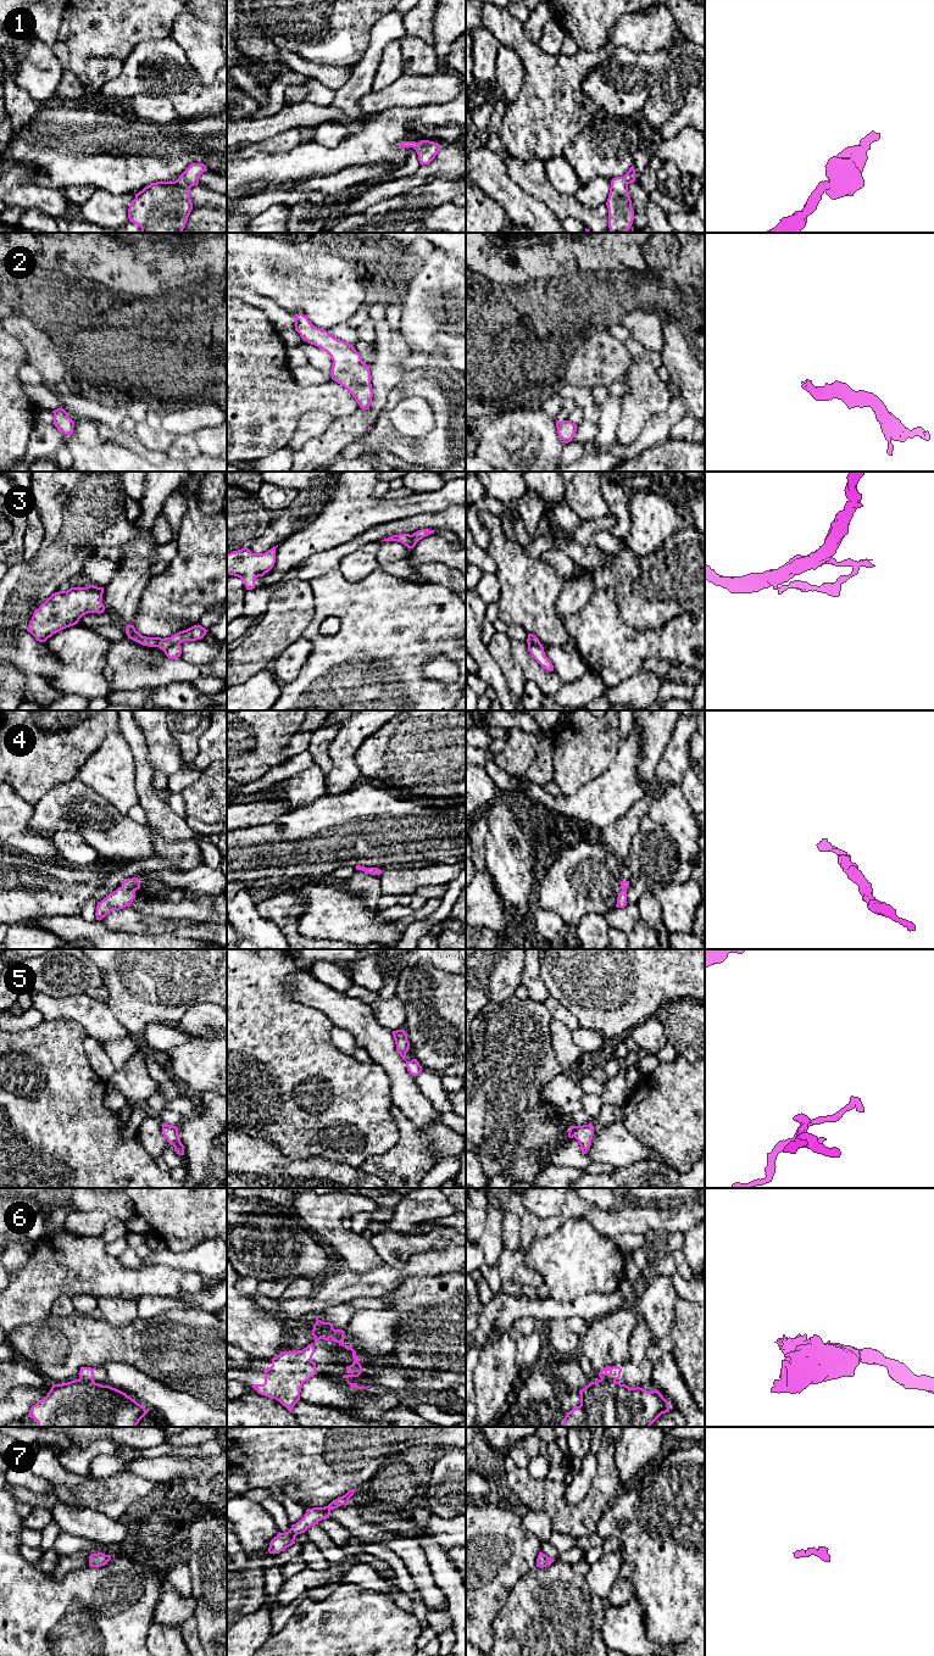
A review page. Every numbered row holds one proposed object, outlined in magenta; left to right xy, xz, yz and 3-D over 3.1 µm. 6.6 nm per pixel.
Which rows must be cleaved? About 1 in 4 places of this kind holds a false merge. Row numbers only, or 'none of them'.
3, 6

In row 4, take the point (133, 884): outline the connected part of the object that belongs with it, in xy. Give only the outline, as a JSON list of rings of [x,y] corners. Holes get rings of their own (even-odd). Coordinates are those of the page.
[[[132,877],[122,882],[122,886],[110,893],[96,905],[96,920],[101,920],[112,910],[130,907],[135,898],[135,891],[140,888],[138,877]]]

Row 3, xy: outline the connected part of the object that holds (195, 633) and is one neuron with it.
[[[128,624],[126,626],[126,634],[128,639],[149,647],[159,647],[165,651],[173,645],[180,645],[184,641],[196,641],[204,639],[209,630],[202,628],[201,625],[194,625],[187,630],[179,631],[171,637],[161,639],[161,637],[146,637],[140,635],[134,625]]]

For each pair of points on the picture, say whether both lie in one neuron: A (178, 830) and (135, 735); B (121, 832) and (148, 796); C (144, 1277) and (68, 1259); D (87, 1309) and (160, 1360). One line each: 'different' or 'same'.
A: same
B: different
C: same
D: different

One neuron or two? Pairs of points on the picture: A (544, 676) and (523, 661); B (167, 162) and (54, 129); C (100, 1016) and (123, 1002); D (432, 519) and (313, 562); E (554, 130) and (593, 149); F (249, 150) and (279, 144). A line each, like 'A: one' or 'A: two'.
A: one
B: one
C: two
D: one
E: two
F: one

